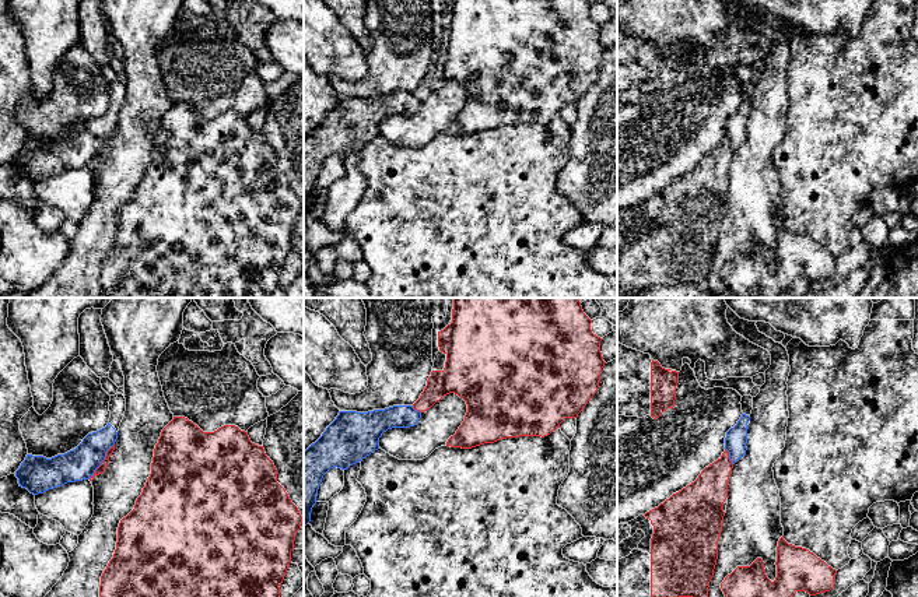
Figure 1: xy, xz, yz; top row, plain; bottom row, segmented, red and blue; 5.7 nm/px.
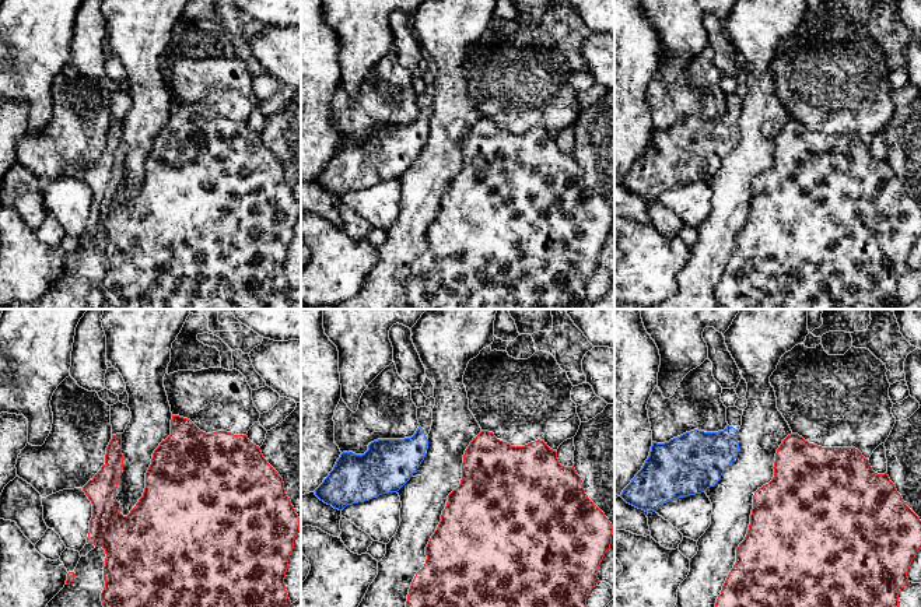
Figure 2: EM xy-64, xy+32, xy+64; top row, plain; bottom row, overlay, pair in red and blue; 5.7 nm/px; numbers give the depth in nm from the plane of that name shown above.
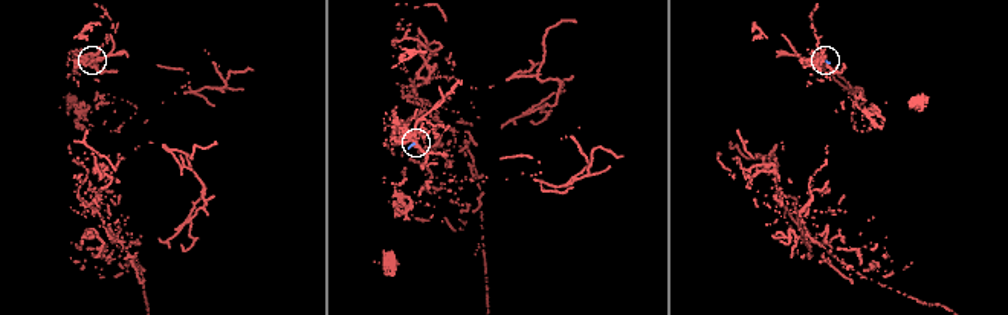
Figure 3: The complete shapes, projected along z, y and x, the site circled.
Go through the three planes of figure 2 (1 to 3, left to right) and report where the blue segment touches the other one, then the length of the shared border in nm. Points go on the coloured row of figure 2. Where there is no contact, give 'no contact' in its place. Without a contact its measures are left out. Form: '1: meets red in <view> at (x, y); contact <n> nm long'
1: no contact
2: no contact
3: no contact

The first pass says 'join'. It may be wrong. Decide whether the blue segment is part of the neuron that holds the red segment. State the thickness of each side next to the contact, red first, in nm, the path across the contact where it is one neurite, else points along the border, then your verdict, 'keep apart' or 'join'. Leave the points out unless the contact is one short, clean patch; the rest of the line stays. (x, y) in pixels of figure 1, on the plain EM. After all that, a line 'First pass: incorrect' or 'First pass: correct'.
calibres 50 and 180 nm; border xy (114, 130), (107, 139), (105, 146), (88, 165); keep apart
First pass: incorrect

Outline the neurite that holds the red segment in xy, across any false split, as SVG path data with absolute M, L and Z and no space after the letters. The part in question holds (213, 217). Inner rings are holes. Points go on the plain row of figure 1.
M185 103L174 106L162 116L154 136L151 161L137 185L134 196L120 207L113 245L101 263L99 284L108 298L285 298L280 274L291 250L294 226L302 203L285 176L277 169L277 157L263 133L250 129L248 119L235 112L224 112L214 119L203 119Z

